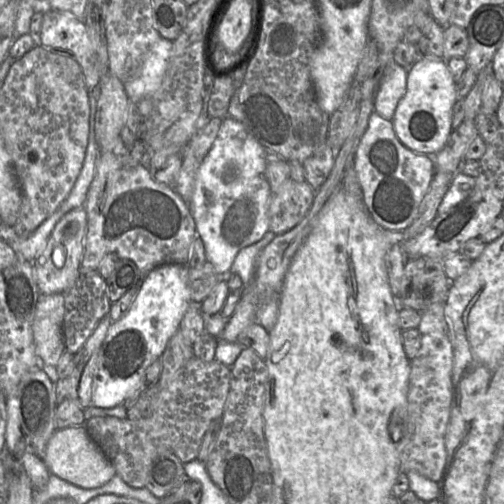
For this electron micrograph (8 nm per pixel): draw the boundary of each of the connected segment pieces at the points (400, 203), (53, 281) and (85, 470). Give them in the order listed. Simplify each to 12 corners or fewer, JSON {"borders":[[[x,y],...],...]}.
{"borders":[[[374,111],[354,158],[363,203],[390,231],[415,220],[432,157]],[[69,211],[32,262],[41,294],[75,284],[86,244],[87,211]],[[85,426],[56,430],[45,463],[86,489],[117,474]]]}

